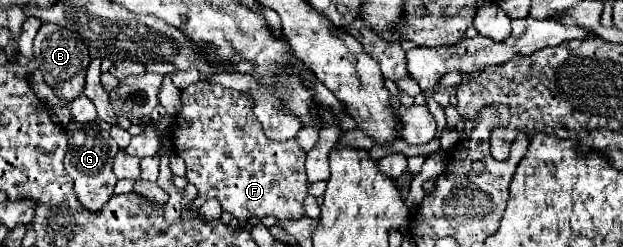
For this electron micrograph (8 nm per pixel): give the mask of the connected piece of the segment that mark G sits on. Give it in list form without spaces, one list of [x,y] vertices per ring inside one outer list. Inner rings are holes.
[[[88,124],[82,130],[68,134],[68,152],[66,152],[66,158],[64,158],[66,172],[74,178],[74,192],[78,196],[80,204],[88,212],[100,212],[112,196],[112,190],[114,190],[114,184],[116,184],[118,178],[114,176],[110,164],[114,162],[118,150],[120,148],[110,138],[110,134],[102,128],[98,128],[96,124]]]

